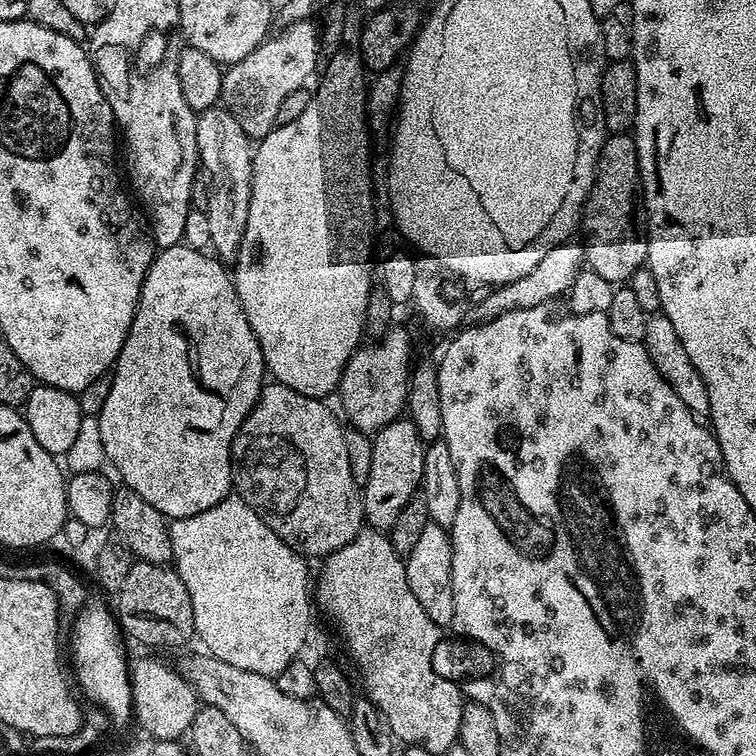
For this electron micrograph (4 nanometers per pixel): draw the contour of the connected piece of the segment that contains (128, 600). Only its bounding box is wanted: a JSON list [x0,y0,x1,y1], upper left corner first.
[114,560,196,649]

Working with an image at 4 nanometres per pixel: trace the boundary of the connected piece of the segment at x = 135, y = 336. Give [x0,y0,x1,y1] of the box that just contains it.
[99,242,266,521]

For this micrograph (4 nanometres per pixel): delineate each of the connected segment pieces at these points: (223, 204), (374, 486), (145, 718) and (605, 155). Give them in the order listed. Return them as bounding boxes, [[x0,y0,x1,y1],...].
[[196,106,254,262],[362,418,425,530],[130,655,198,741],[578,134,648,286]]

